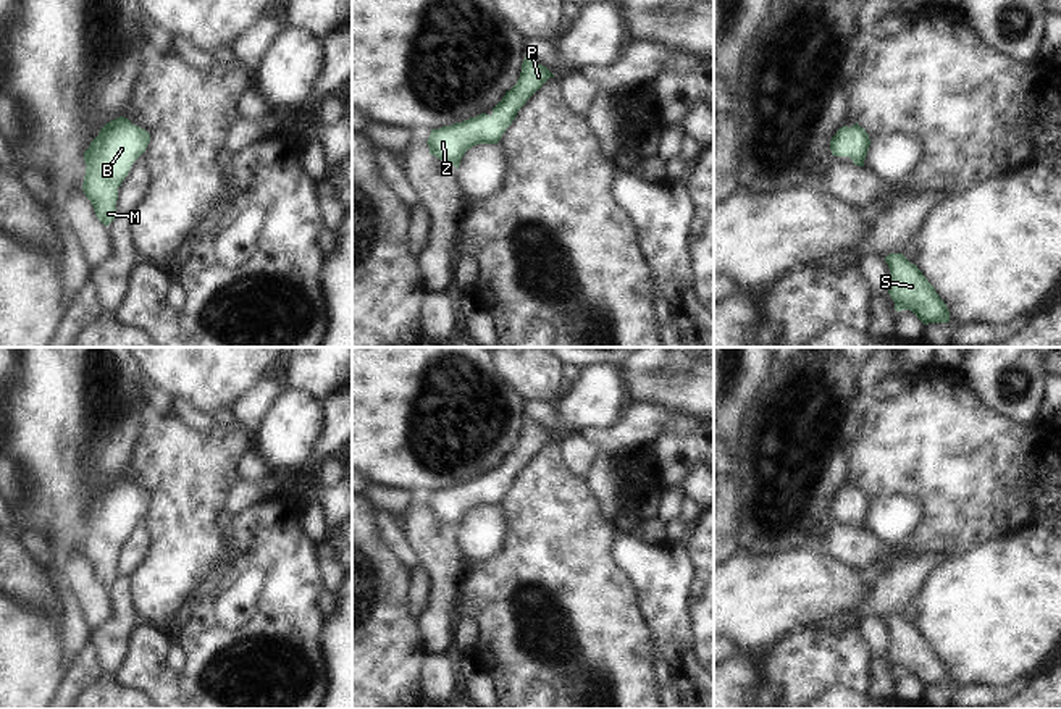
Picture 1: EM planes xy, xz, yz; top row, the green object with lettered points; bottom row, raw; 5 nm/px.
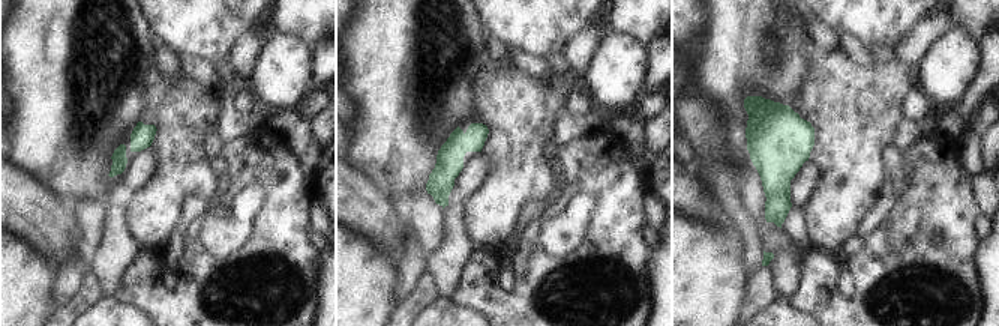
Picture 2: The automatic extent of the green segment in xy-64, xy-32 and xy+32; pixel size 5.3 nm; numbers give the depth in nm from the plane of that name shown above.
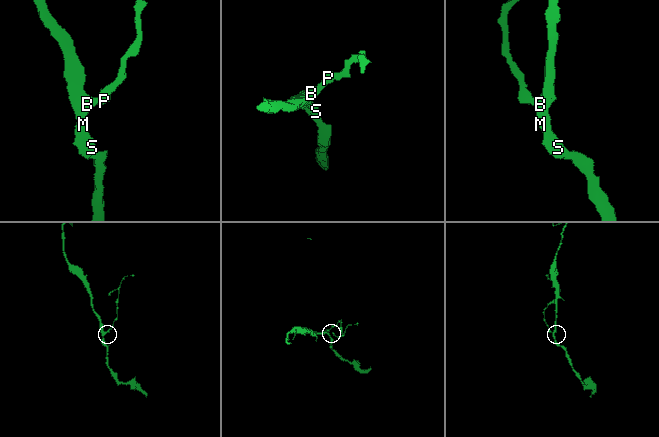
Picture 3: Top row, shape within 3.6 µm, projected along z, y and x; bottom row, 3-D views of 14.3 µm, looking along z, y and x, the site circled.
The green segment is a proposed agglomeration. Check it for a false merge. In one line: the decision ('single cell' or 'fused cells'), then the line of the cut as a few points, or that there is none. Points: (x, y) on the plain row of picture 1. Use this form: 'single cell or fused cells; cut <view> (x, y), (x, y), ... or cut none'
single cell; cut none

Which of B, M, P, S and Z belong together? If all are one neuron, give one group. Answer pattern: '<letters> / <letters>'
B M P S Z

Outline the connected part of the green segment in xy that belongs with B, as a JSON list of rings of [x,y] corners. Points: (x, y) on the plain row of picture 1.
[[[120,478],[107,485],[84,514],[87,530],[82,552],[105,588],[118,577],[118,549],[149,504],[150,496],[145,491]]]

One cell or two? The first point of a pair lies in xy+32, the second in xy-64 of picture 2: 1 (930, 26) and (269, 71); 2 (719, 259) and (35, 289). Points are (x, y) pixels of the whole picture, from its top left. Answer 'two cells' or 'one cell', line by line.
1: two cells
2: one cell

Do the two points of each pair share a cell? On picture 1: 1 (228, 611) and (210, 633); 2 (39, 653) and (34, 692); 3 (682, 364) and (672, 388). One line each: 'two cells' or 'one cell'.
1: two cells
2: one cell
3: two cells

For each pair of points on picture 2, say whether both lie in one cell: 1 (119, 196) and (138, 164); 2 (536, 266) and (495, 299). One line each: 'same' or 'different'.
1: same
2: same

